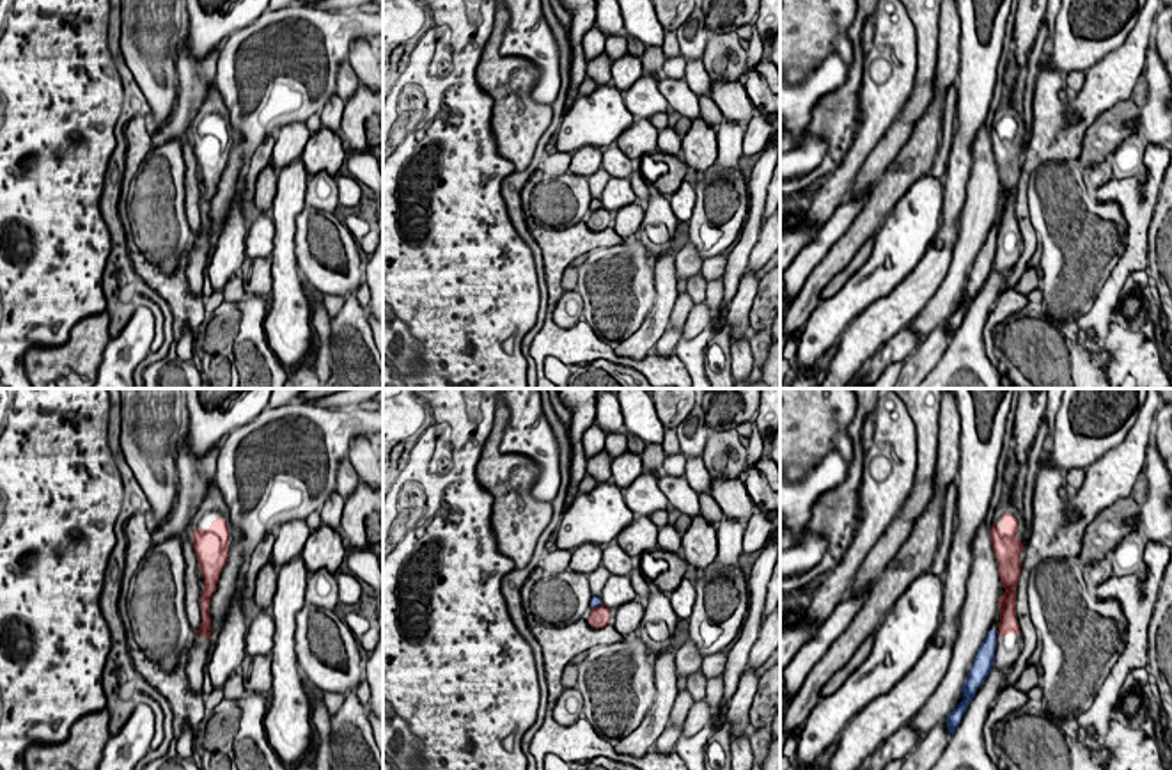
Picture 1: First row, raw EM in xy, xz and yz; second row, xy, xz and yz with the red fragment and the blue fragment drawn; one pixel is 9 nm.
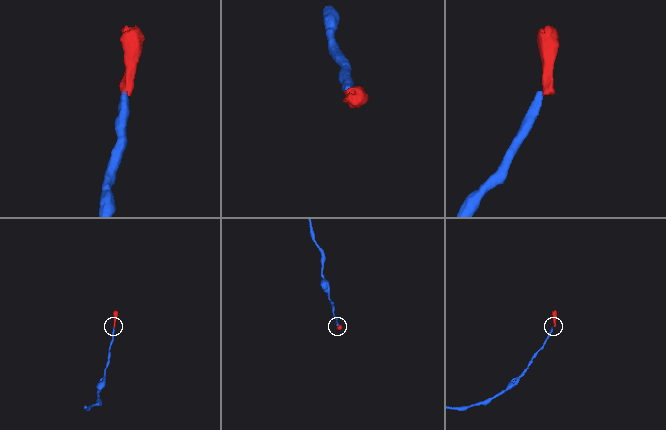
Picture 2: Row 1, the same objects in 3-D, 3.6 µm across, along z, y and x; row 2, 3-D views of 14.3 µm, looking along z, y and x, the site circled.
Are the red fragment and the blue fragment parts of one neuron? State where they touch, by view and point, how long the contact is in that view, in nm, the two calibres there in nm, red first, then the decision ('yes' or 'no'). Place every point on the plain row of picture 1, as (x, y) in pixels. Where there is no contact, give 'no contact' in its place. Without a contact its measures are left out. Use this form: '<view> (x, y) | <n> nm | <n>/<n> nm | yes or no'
yz (999, 235) | 50 nm | 160/160 nm | no

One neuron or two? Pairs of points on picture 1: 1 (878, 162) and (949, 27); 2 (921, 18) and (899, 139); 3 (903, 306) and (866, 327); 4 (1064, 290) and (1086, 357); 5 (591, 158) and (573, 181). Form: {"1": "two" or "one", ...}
{"1": "two", "2": "one", "3": "one", "4": "two", "5": "two"}

